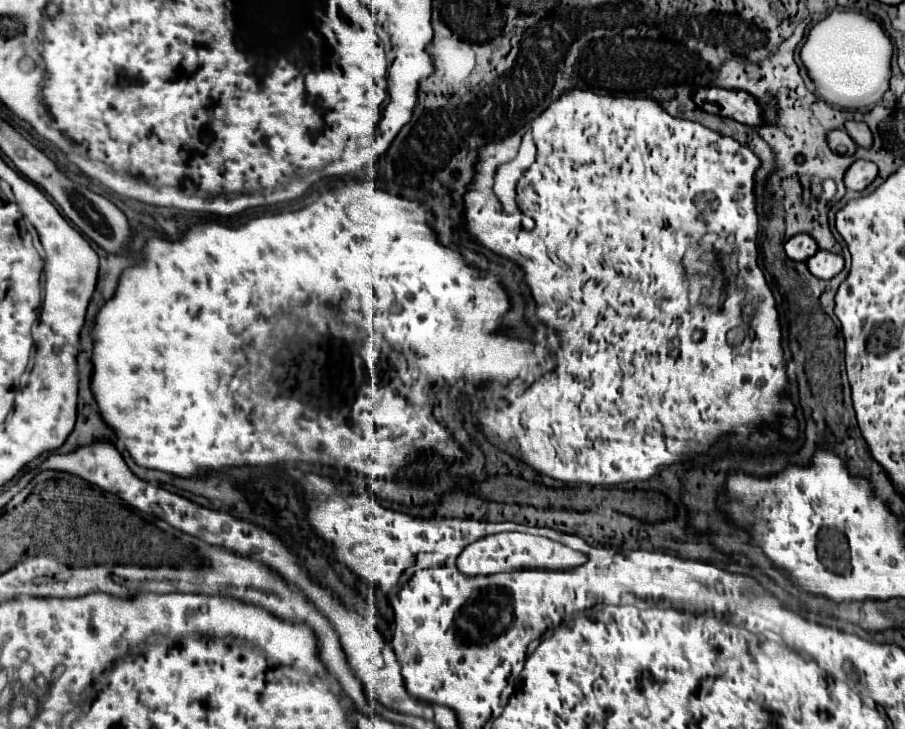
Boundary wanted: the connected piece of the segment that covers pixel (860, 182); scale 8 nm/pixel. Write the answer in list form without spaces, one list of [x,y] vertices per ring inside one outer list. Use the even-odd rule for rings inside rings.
[[[854,161],[848,167],[848,171],[844,173],[846,189],[862,191],[864,187],[868,187],[874,181],[874,177],[878,175],[876,171],[878,171],[878,167],[872,161]]]

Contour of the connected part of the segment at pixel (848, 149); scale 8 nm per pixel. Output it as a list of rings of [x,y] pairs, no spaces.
[[[838,129],[838,131],[830,131],[826,135],[826,143],[830,147],[832,153],[836,155],[844,155],[844,157],[852,157],[856,151],[856,143],[846,135],[846,131]]]

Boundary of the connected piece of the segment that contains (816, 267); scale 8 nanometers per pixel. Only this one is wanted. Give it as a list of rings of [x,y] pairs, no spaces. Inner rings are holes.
[[[818,251],[816,255],[812,255],[808,261],[806,261],[810,273],[818,279],[832,279],[836,273],[842,271],[844,267],[844,259],[836,253],[830,253],[830,251]]]

